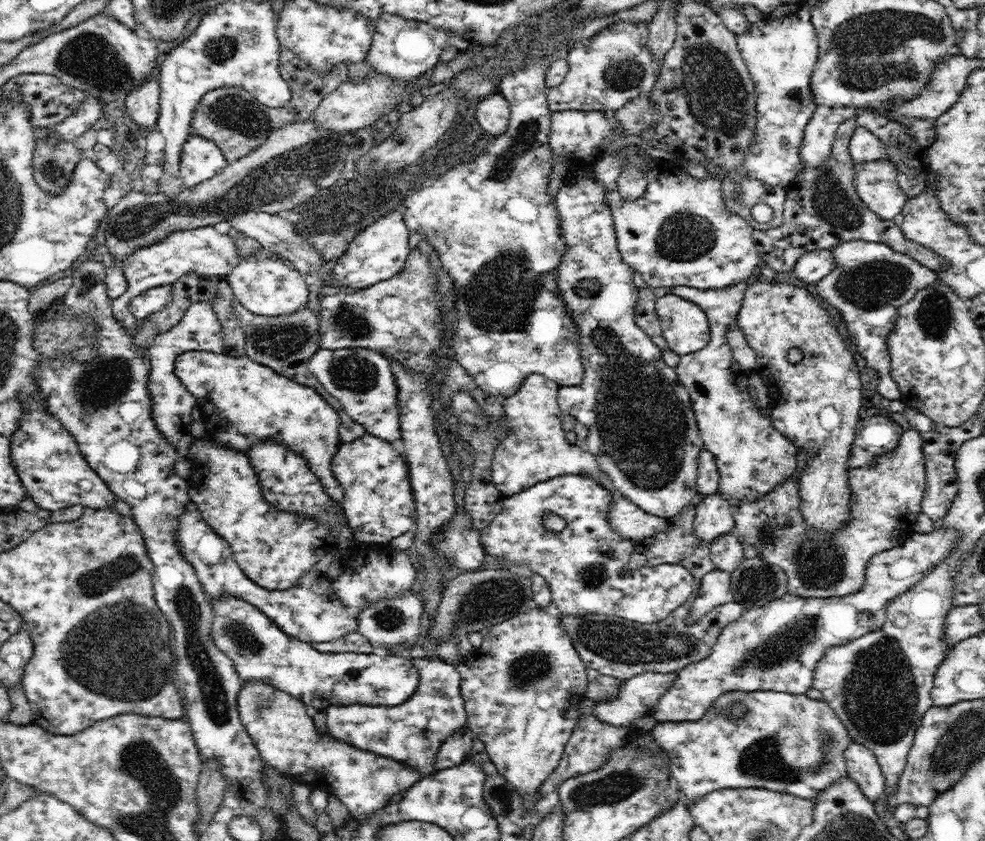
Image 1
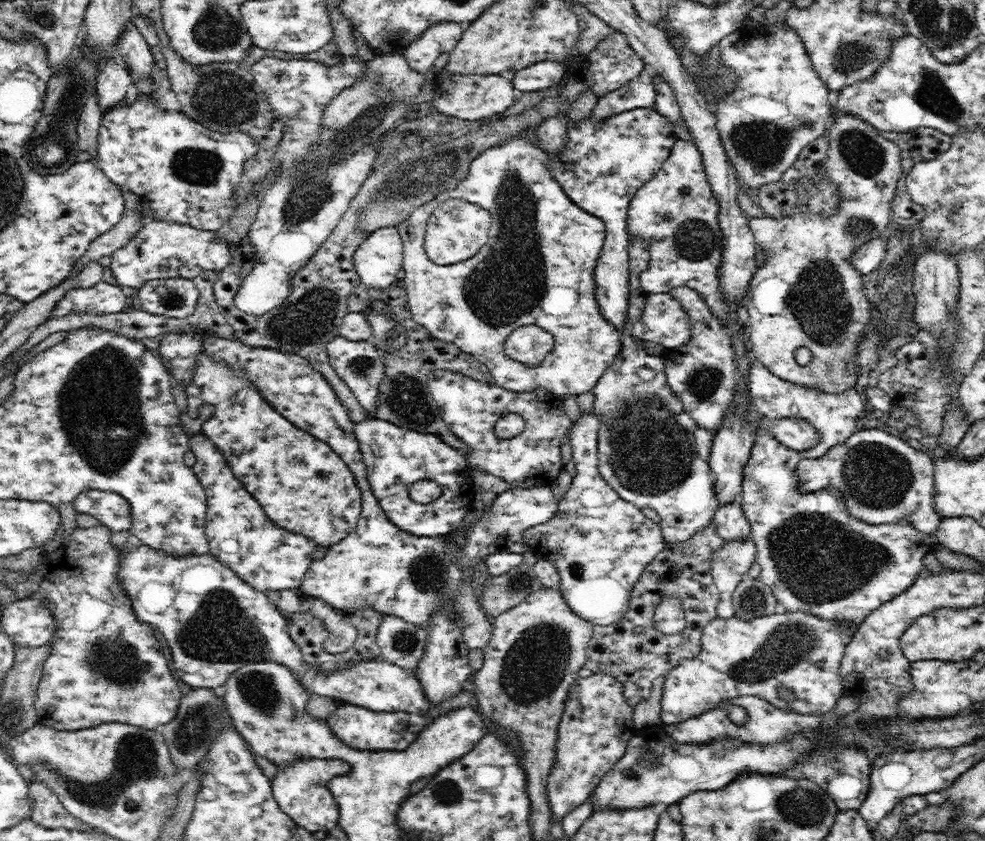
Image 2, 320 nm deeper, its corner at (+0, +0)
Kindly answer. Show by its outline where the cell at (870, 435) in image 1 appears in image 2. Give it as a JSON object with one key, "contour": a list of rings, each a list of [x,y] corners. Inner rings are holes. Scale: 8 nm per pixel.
{"contour":[[[873,424],[871,428],[852,432],[844,444],[836,444],[817,459],[802,459],[795,464],[799,479],[799,490],[802,494],[813,494],[822,488],[831,486],[840,491],[844,498],[847,511],[866,524],[894,524],[900,518],[905,518],[916,530],[934,535],[939,530],[942,518],[934,509],[934,459],[930,455],[914,448],[908,436],[894,436]]]}

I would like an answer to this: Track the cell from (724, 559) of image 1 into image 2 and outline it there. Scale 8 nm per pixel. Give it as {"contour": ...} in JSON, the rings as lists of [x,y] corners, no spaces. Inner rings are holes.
{"contour":[[[741,493],[728,505],[719,507],[714,513],[713,523],[724,542],[742,540],[751,536],[751,528],[744,511],[742,511]]]}

